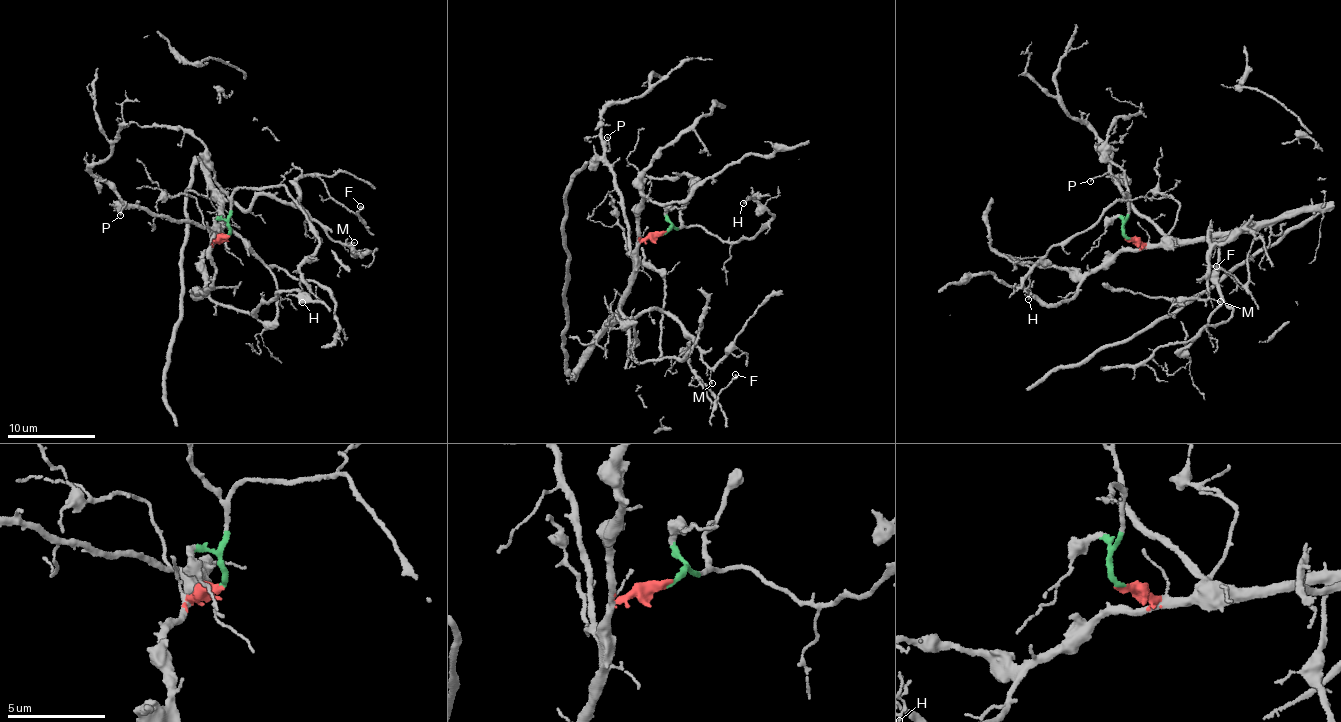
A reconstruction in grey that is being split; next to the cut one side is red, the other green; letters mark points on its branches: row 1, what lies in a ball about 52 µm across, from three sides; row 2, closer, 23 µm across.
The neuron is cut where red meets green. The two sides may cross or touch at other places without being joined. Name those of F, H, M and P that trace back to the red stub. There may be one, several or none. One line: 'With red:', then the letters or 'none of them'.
With red: F, M, P

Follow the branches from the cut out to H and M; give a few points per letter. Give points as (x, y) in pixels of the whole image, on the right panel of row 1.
H: (1127, 238), (1122, 221), (1128, 211), (1128, 195), (1115, 202), (1097, 221), (1050, 248), (1029, 275), (1028, 299)
M: (1127, 238), (1174, 247), (1237, 233), (1211, 238), (1211, 227), (1206, 230), (1208, 294), (1221, 302)

